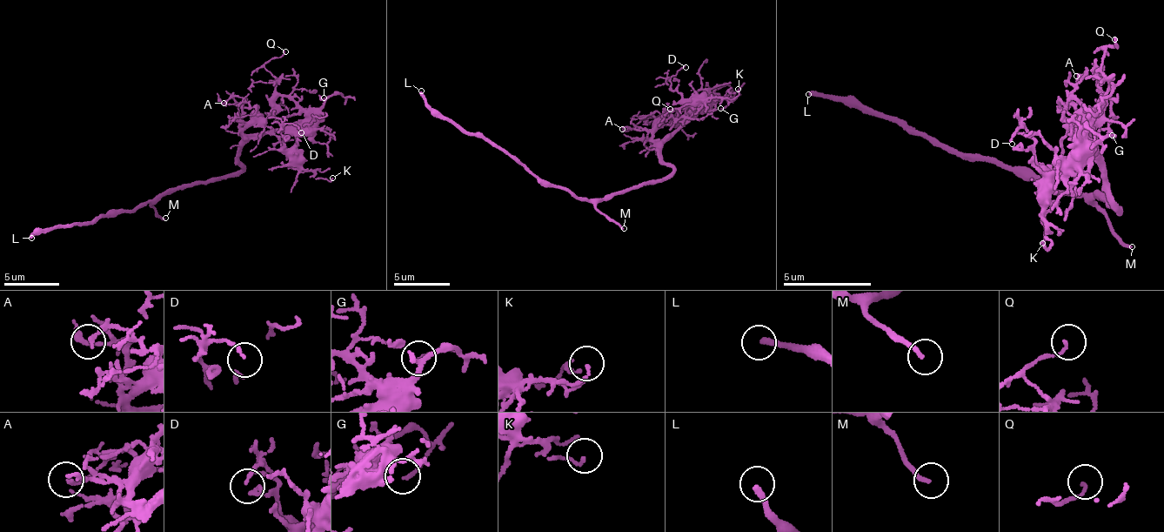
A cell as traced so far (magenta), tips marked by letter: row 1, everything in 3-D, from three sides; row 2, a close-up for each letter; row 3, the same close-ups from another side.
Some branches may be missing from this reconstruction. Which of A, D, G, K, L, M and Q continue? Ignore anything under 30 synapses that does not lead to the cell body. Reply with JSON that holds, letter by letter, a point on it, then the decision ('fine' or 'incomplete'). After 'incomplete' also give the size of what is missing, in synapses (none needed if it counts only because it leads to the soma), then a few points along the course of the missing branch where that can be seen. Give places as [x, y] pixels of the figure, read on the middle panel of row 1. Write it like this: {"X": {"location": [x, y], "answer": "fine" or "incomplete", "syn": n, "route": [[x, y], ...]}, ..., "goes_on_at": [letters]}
{"A": {"location": [622, 129], "answer": "fine"}, "D": {"location": [685, 67], "answer": "fine"}, "G": {"location": [720, 108], "answer": "fine"}, "K": {"location": [738, 89], "answer": "fine"}, "L": {"location": [421, 90], "answer": "incomplete", "syn": 90}, "M": {"location": [624, 228], "answer": "fine"}, "Q": {"location": [670, 109], "answer": "fine"}, "goes_on_at": ["L"]}

